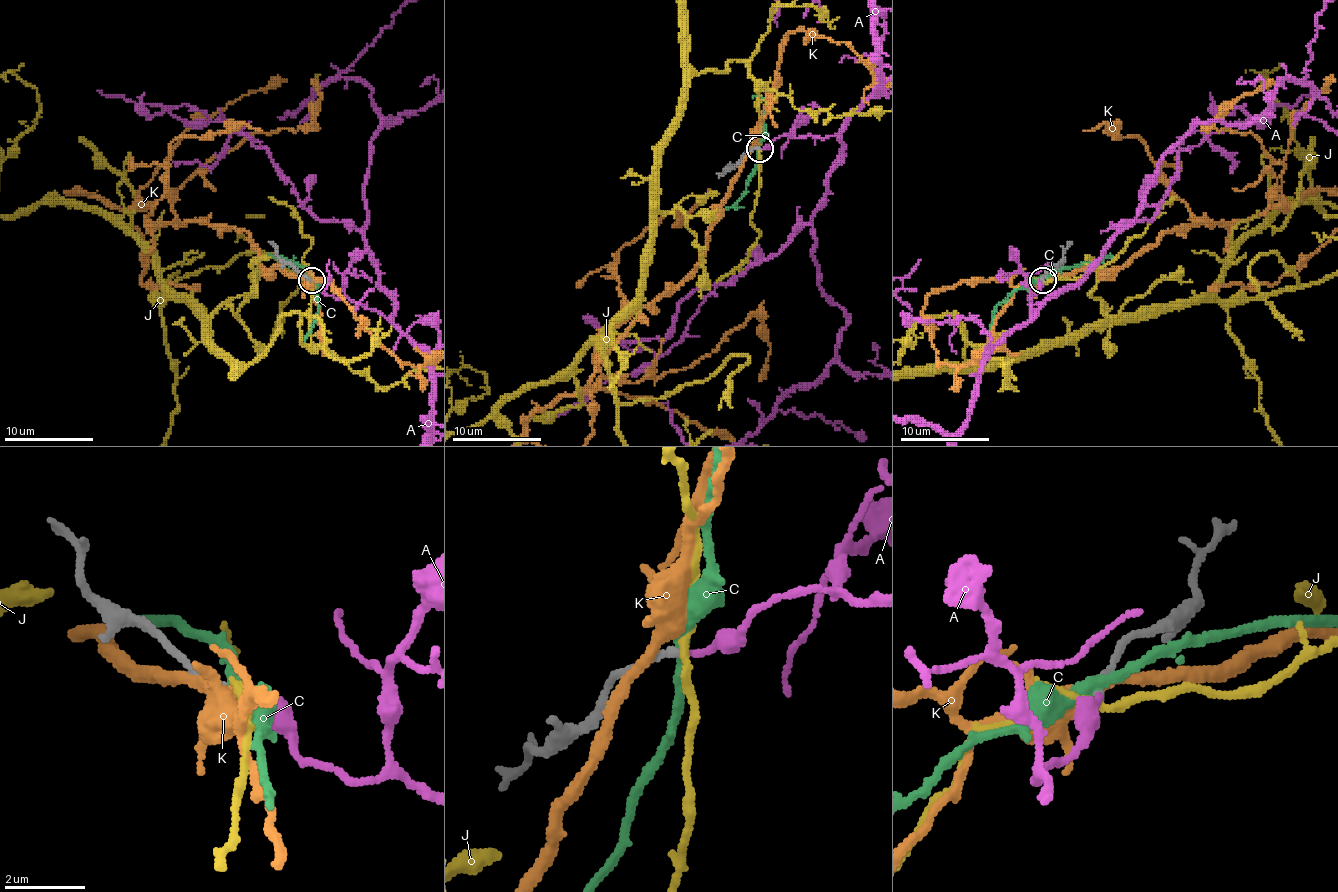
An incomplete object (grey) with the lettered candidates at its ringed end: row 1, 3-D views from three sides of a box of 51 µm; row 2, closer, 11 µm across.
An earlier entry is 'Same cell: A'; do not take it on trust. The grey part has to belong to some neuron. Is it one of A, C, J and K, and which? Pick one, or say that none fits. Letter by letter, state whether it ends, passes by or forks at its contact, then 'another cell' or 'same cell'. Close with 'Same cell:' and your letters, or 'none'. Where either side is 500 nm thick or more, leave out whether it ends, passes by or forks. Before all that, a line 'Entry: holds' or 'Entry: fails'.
Entry: holds
A: it ends there; same cell
C: it passes by; another cell
J: it passes by; another cell
K: it passes by; another cell
Same cell: A

